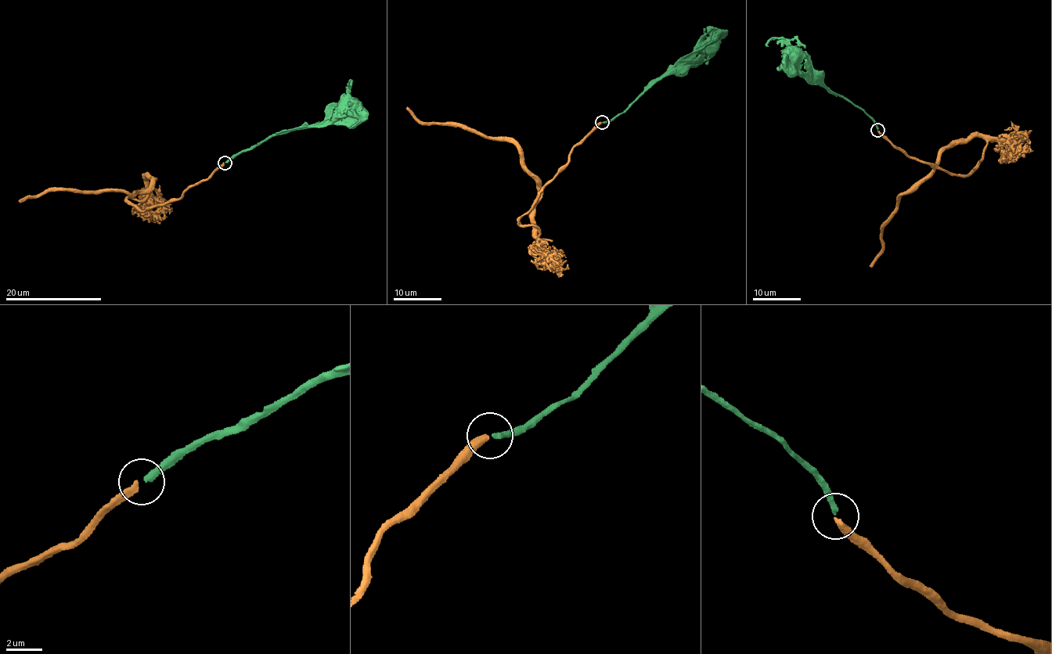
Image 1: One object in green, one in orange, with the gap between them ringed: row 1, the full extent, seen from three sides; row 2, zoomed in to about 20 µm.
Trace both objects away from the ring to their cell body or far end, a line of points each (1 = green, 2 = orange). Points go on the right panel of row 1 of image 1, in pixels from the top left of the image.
1: (877, 130), (870, 116), (845, 98), (801, 72), (799, 64), (793, 55)
2: (877, 131), (910, 156), (956, 175), (976, 167), (986, 148), (981, 137), (941, 152), (901, 196), (870, 267)

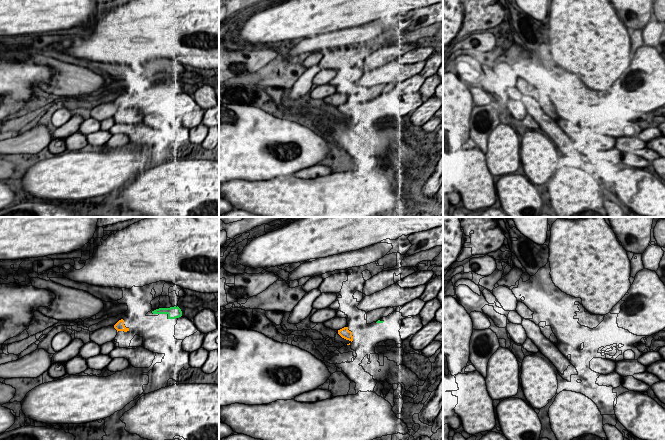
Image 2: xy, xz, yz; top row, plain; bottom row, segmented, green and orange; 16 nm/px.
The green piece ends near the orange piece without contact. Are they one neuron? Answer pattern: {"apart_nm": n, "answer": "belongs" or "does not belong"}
{"apart_nm": 460, "answer": "belongs"}

